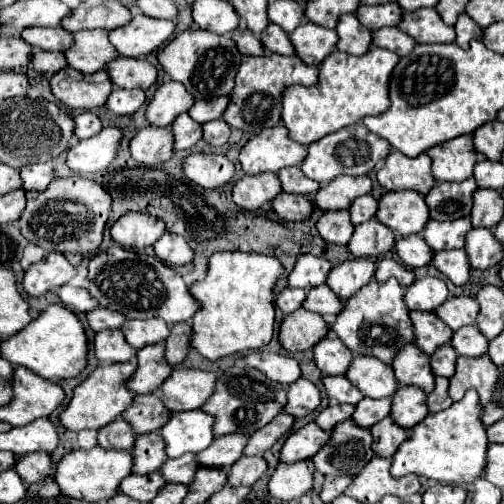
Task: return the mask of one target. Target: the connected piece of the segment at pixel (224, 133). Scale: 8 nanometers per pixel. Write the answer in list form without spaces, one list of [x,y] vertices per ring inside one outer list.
[[[223,119],[209,121],[209,123],[203,125],[203,141],[207,141],[213,147],[225,145],[229,135],[231,135],[231,129],[229,129],[229,125]]]

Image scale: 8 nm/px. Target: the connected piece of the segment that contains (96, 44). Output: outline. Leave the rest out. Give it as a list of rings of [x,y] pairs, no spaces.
[[[105,29],[77,31],[73,45],[63,53],[67,59],[67,67],[77,71],[95,73],[105,67],[105,63],[117,57],[115,47],[109,43]]]

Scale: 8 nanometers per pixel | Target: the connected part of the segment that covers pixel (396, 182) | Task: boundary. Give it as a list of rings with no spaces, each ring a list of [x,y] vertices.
[[[391,151],[385,159],[383,169],[377,173],[377,181],[389,189],[413,189],[421,195],[429,191],[429,187],[435,185],[435,179],[431,175],[431,159],[429,155],[419,155],[417,159],[409,159],[399,151]]]

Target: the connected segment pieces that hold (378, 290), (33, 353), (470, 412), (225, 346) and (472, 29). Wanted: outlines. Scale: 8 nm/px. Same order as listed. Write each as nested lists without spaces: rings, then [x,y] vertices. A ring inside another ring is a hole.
[[[387,279],[385,283],[377,283],[377,281],[371,281],[367,283],[365,287],[361,287],[353,297],[349,297],[345,303],[343,303],[343,309],[341,313],[337,315],[335,323],[329,325],[329,331],[337,333],[337,337],[357,355],[371,355],[371,357],[377,357],[381,359],[383,363],[391,363],[397,349],[413,343],[413,325],[409,321],[409,309],[405,307],[403,303],[403,289],[401,285],[397,283],[397,279]]]
[[[47,305],[23,331],[1,343],[1,357],[13,365],[25,365],[33,373],[59,381],[77,377],[87,365],[87,337],[81,321],[73,311],[63,305]]]
[[[469,389],[465,397],[441,413],[429,413],[421,423],[409,429],[409,439],[401,443],[397,455],[391,459],[391,475],[403,477],[409,473],[429,477],[439,483],[473,483],[483,475],[487,433],[479,421],[481,405],[477,391]]]
[[[243,251],[213,253],[209,257],[205,279],[195,281],[189,287],[189,293],[201,305],[197,315],[193,315],[193,335],[189,347],[197,349],[207,359],[265,347],[273,337],[273,285],[281,275],[283,267],[271,255]]]
[[[461,13],[461,19],[457,19],[457,23],[455,23],[455,33],[457,33],[455,43],[459,47],[467,49],[469,47],[469,41],[473,37],[481,37],[481,27],[475,21],[471,21],[465,13]]]

